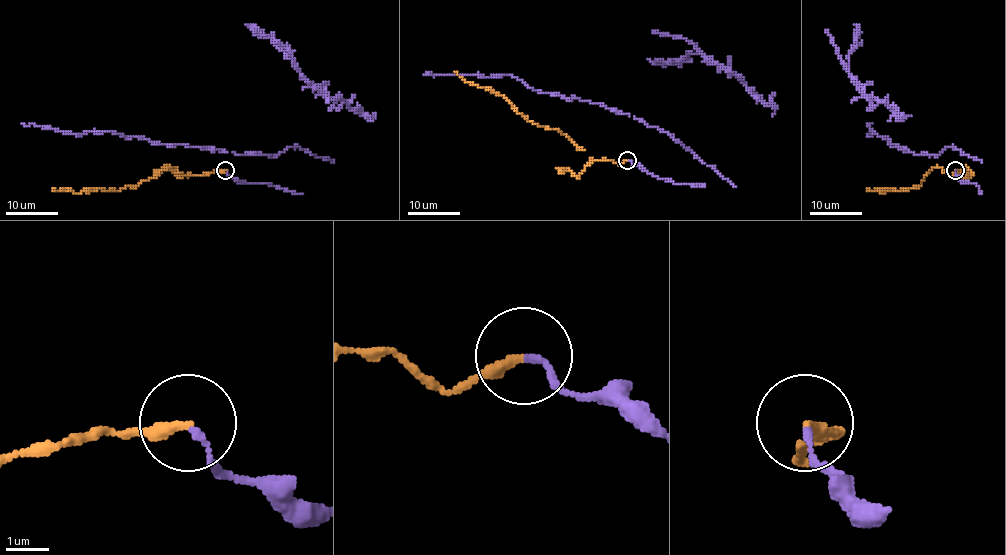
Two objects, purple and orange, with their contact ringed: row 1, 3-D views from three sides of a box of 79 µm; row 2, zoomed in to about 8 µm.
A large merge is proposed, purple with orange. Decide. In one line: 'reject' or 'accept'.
accept

